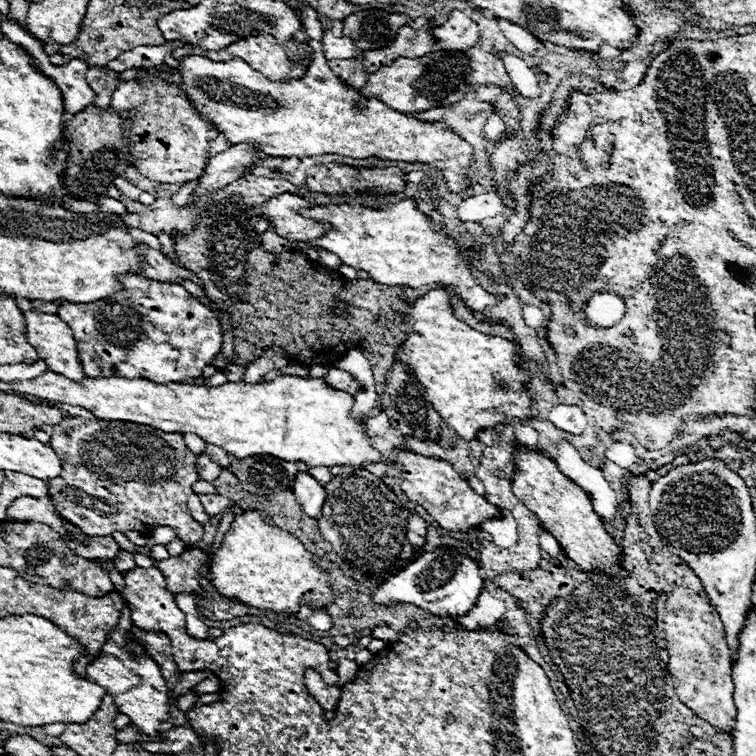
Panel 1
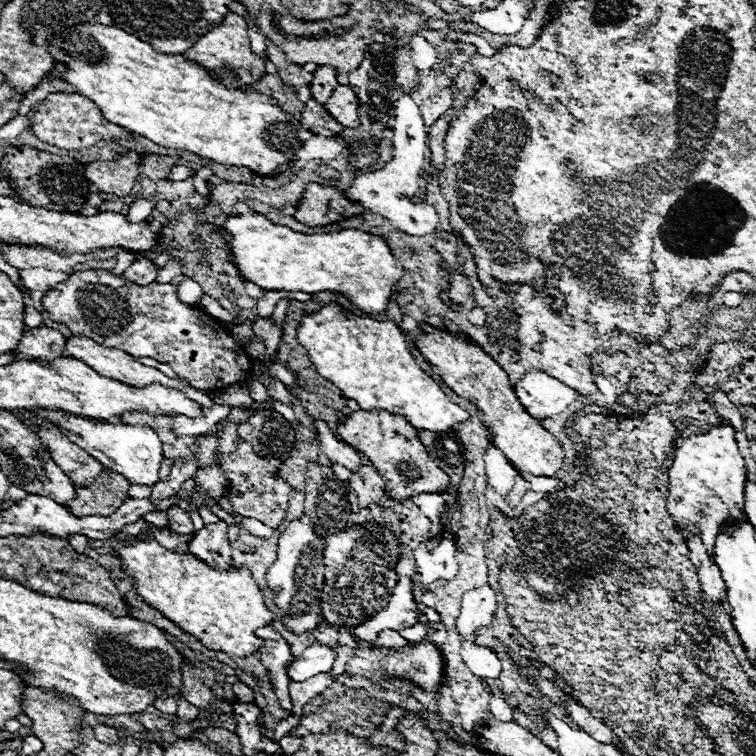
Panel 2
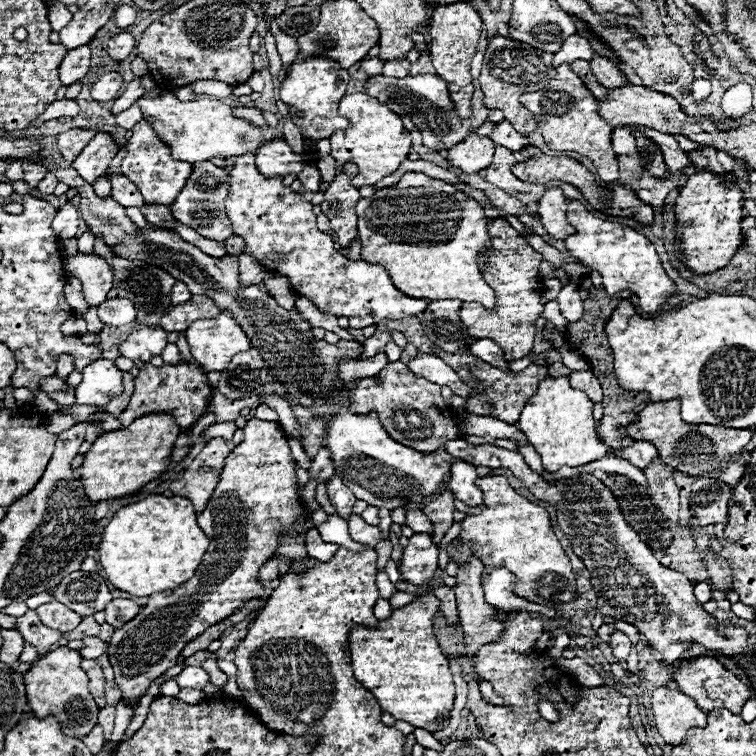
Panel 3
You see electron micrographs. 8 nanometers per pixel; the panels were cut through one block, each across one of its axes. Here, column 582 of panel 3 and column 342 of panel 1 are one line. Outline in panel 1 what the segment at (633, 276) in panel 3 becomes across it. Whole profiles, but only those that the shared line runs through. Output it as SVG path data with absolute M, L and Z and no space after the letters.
M400 200L398 204L390 206L390 208L364 208L362 204L354 202L354 204L342 204L342 206L314 206L314 208L304 208L298 212L304 218L310 220L318 220L322 224L330 224L332 230L328 230L324 236L310 240L312 246L324 248L328 252L334 252L342 264L352 266L354 270L366 270L370 274L370 278L378 284L388 284L388 286L410 286L410 288L420 288L424 284L438 284L440 288L450 288L466 308L478 312L486 306L496 304L498 300L488 294L474 278L470 272L470 262L468 258L462 258L462 250L468 248L466 240L452 240L448 234L444 232L434 232L430 230L430 216L422 214L412 200Z

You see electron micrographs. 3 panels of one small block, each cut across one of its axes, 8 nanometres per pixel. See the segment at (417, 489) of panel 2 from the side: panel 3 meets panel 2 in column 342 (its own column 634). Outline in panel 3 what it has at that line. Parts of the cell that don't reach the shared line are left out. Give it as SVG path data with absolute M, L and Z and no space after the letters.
M668 400L668 402L658 402L658 404L650 402L638 414L636 422L626 426L624 434L634 440L644 440L644 442L654 444L658 450L658 456L666 464L690 476L702 476L706 472L716 470L722 462L738 456L752 438L750 430L730 430L726 426L698 426L698 424L682 422L678 400Z

